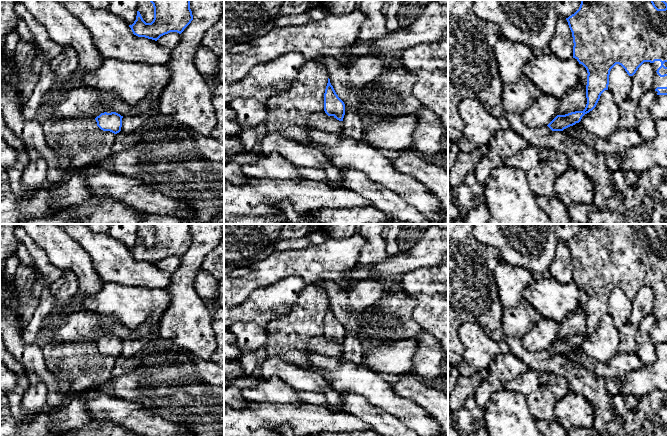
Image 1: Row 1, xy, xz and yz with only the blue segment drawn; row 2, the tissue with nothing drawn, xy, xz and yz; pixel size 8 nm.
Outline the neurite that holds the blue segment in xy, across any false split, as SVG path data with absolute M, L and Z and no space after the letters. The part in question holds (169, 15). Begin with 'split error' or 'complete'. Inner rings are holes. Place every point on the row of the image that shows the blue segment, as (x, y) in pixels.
complete; M149 0L154 7L154 19L146 23L137 11L136 20L129 25L134 35L157 41L170 32L181 34L193 20L190 0Z

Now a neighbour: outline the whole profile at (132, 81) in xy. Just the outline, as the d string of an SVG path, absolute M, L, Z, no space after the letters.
M106 58L99 68L84 73L82 82L120 96L129 106L150 94L152 106L156 108L170 78L171 72L164 65Z

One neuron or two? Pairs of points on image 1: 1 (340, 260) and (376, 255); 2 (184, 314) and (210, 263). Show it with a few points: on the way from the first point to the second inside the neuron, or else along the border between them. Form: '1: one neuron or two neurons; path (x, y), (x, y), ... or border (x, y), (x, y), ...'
1: two neurons; border (361, 234), (366, 244), (359, 264)
2: two neurons; border (213, 248), (205, 257), (200, 267)

